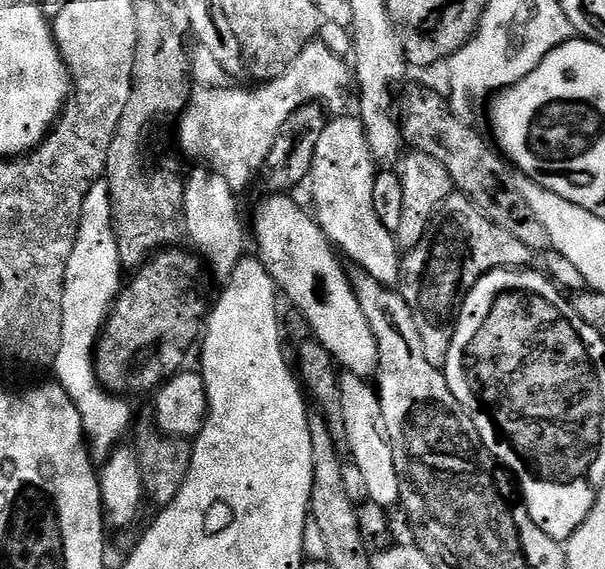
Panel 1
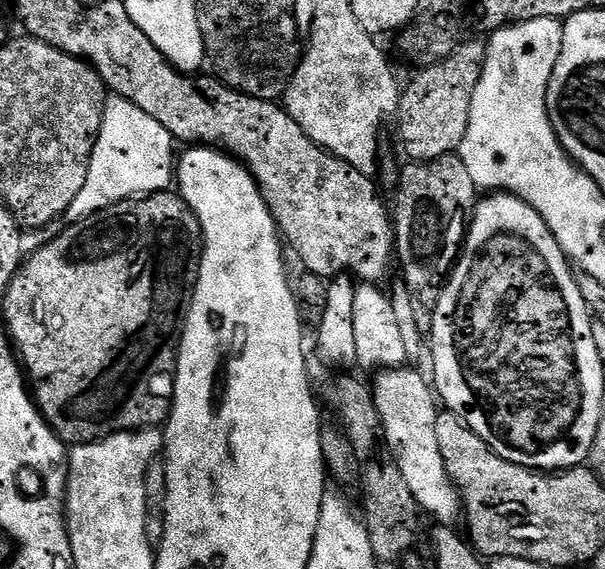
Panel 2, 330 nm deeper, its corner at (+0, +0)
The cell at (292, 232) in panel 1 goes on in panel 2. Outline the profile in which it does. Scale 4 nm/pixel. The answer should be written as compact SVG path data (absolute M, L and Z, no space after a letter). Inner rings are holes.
M408 366L389 369L375 376L376 384L371 385L372 397L382 418L384 442L398 470L402 470L402 478L406 478L410 494L414 494L421 513L428 515L429 512L437 520L437 525L455 525L455 520L459 521L462 516L460 491L452 485L452 479L446 474L442 450L438 450L438 397L433 385L427 379L424 381L418 373L411 372Z

